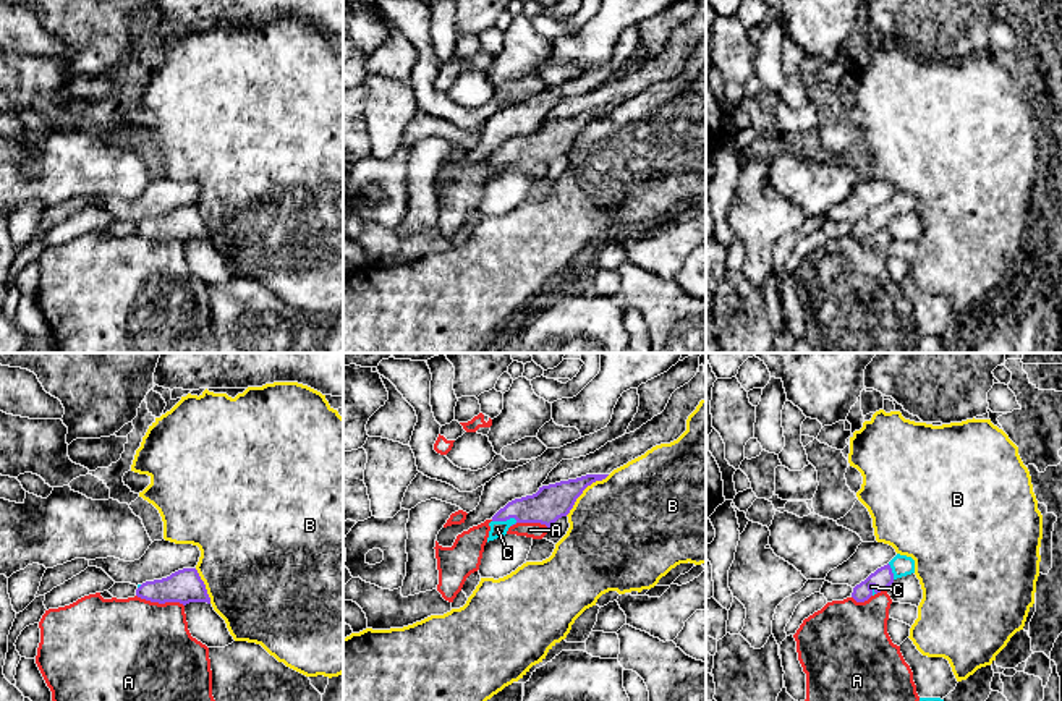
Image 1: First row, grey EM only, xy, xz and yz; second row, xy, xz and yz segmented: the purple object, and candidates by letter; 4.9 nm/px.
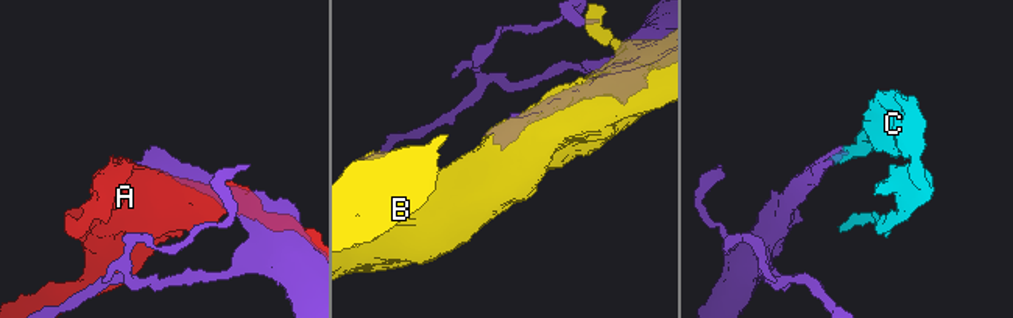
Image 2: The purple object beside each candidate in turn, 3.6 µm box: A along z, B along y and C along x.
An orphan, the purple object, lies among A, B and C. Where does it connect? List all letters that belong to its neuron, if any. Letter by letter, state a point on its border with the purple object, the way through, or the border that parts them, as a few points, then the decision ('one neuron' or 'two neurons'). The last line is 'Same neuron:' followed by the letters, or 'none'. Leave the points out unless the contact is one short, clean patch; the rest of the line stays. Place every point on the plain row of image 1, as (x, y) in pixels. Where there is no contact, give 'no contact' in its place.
A: xy (161, 240) | two neurons
B: xz (583, 127) | two neurons
C: xz (504, 157) | across xz (551, 140), (504, 157), (497, 165) | one neuron
Same neuron: C

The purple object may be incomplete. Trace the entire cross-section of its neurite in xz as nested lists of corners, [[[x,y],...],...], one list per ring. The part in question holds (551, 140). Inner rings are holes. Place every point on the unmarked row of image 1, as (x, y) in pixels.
[[[586,112],[576,117],[542,123],[533,133],[515,136],[500,146],[489,160],[489,178],[507,172],[515,160],[541,160],[550,165],[559,155],[567,154],[583,128],[609,112]]]

